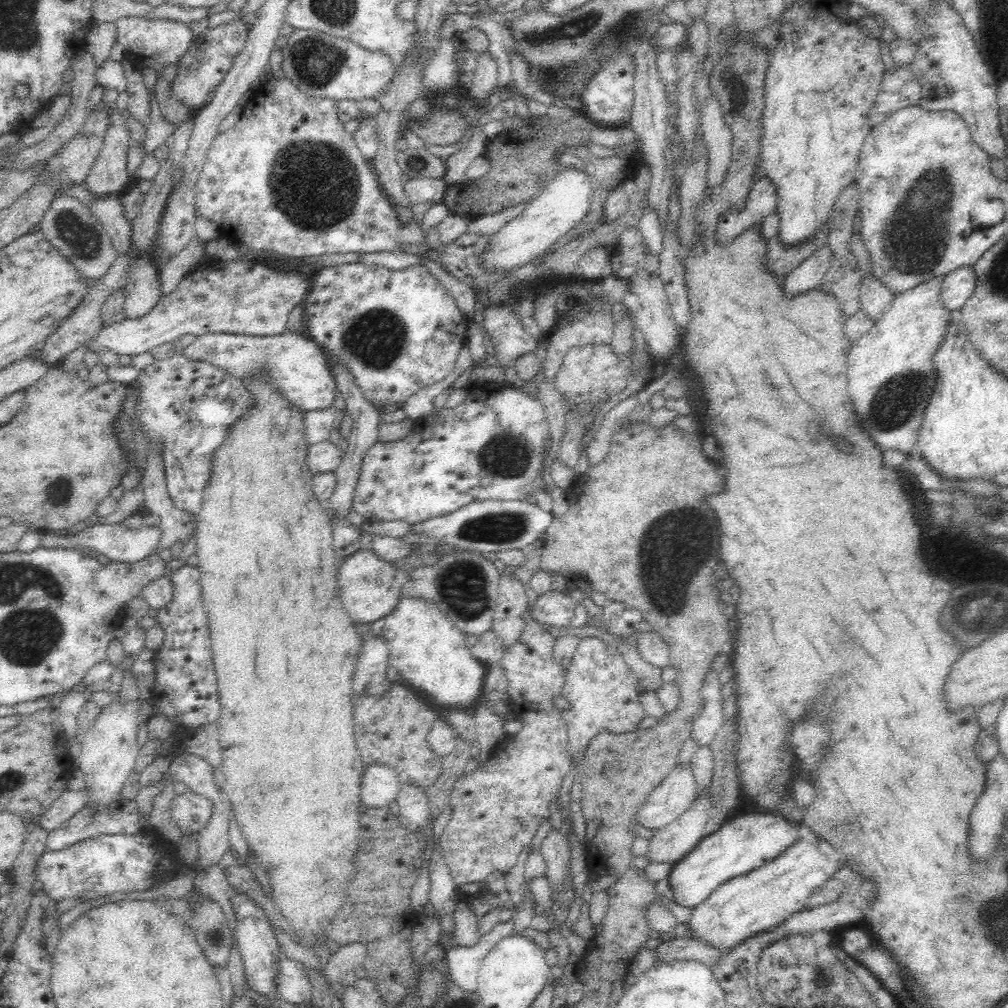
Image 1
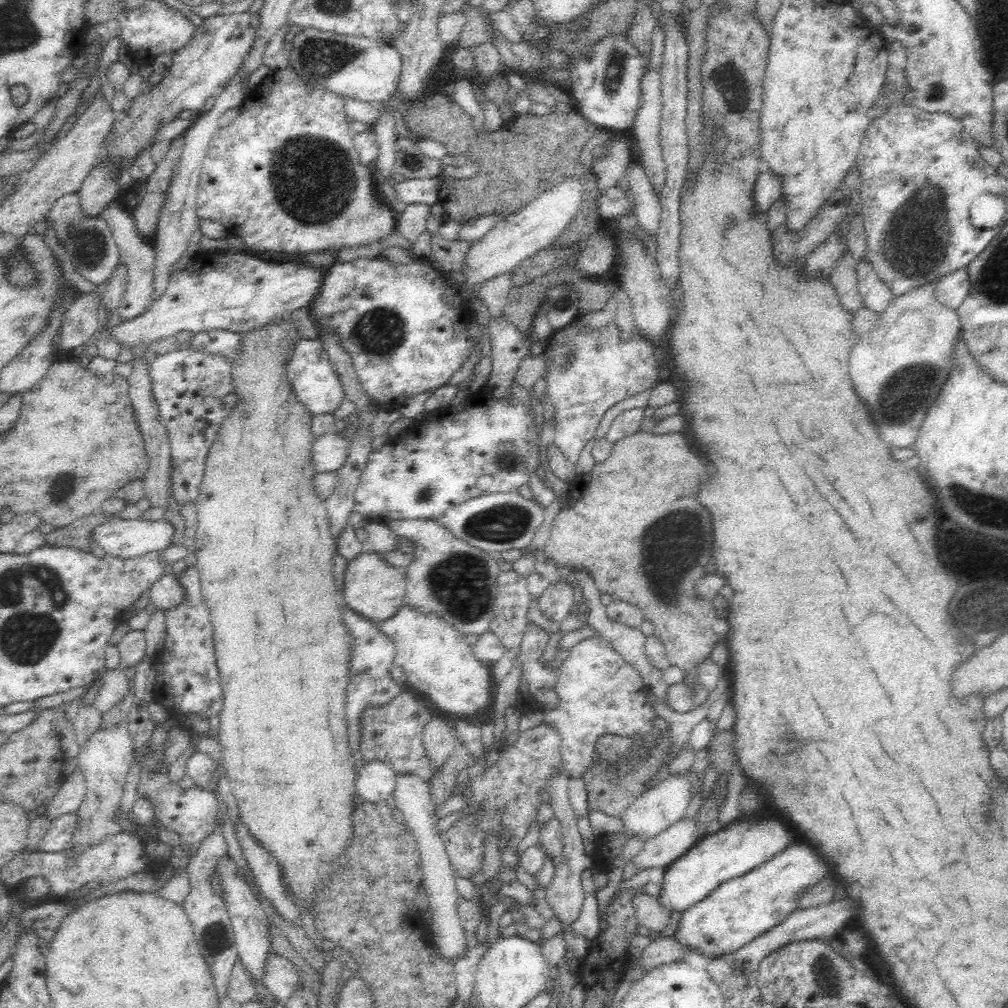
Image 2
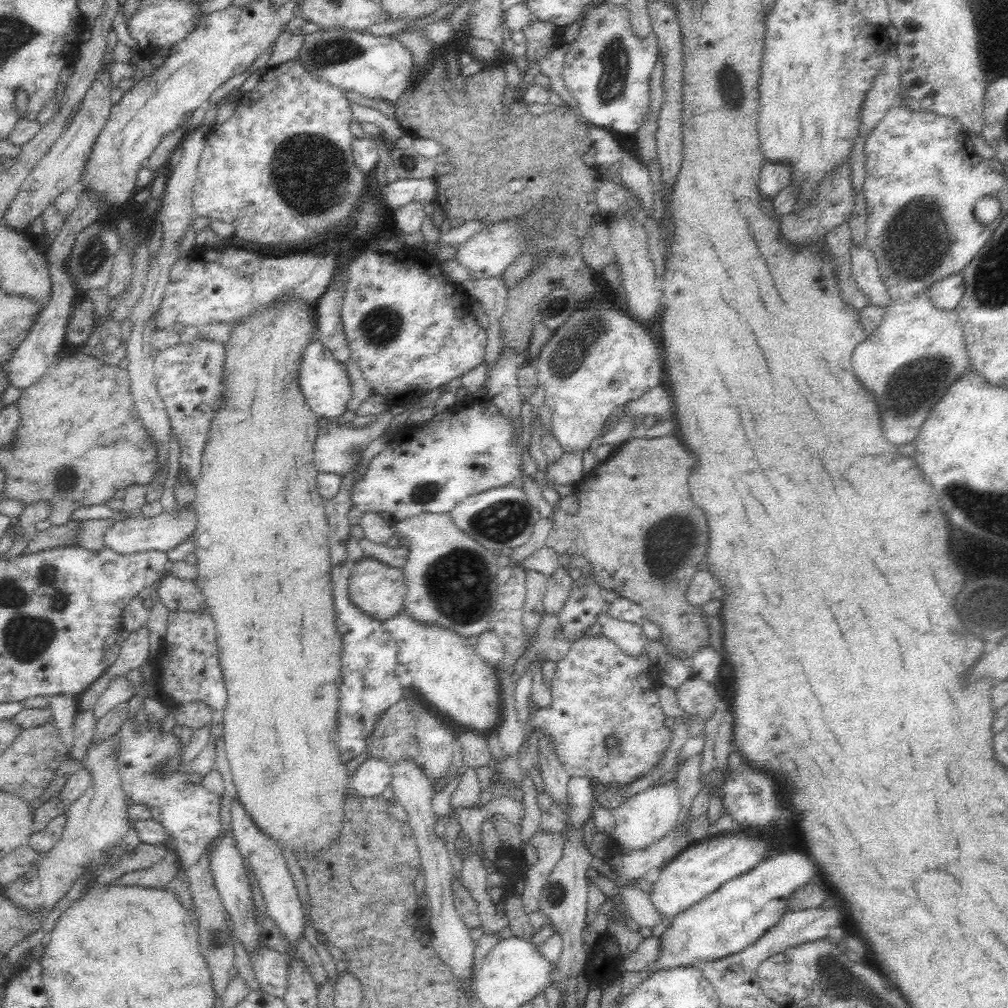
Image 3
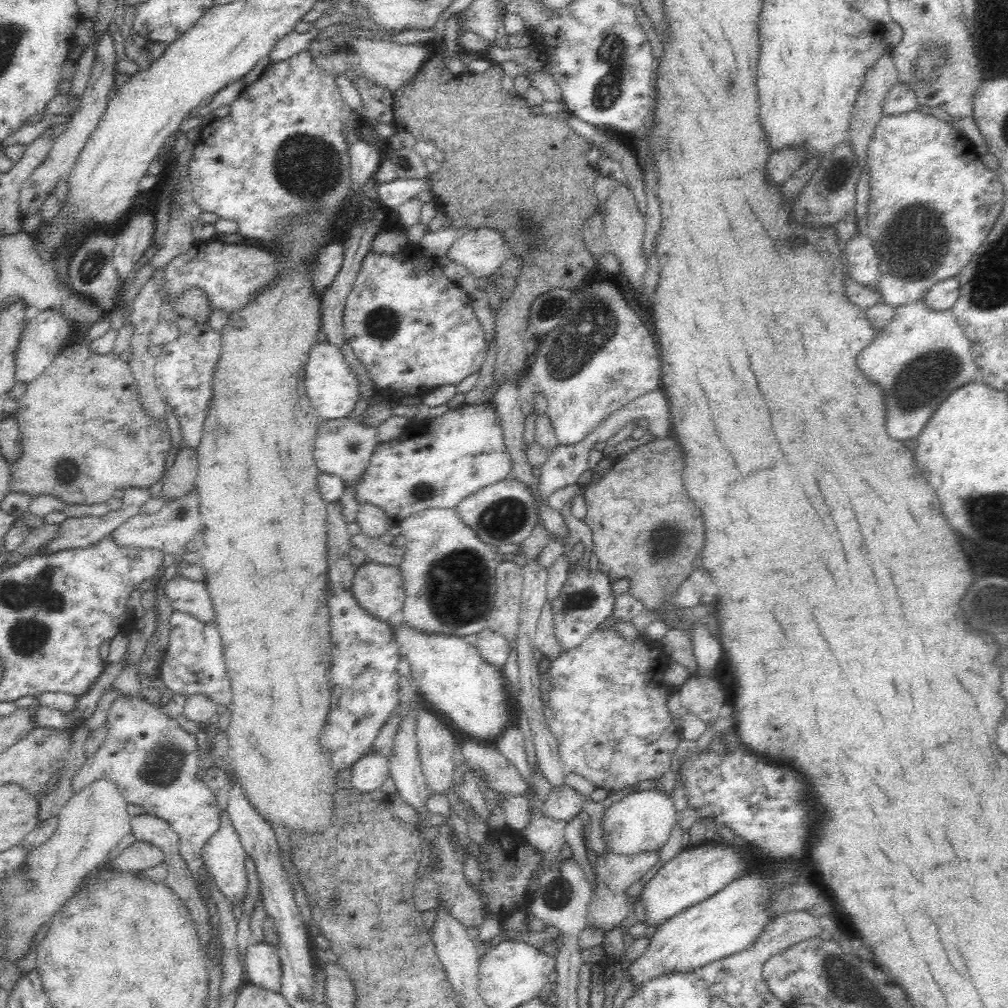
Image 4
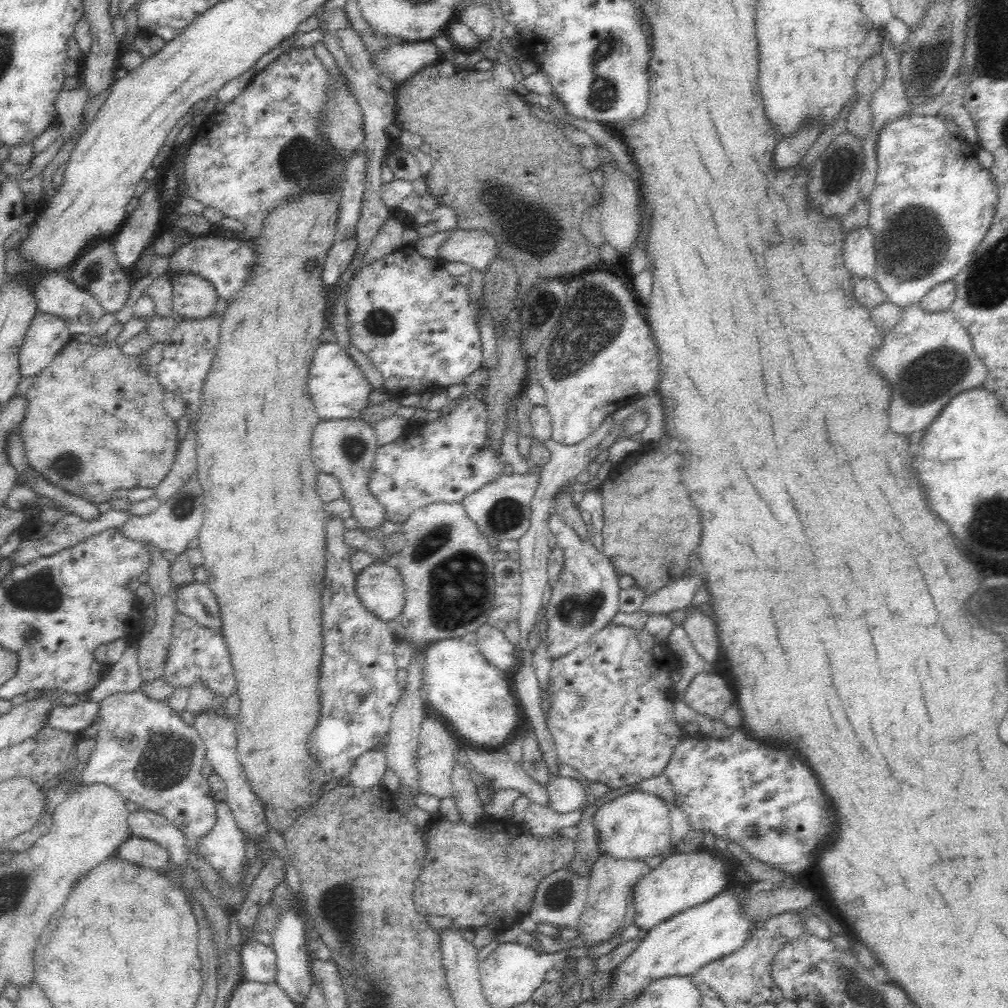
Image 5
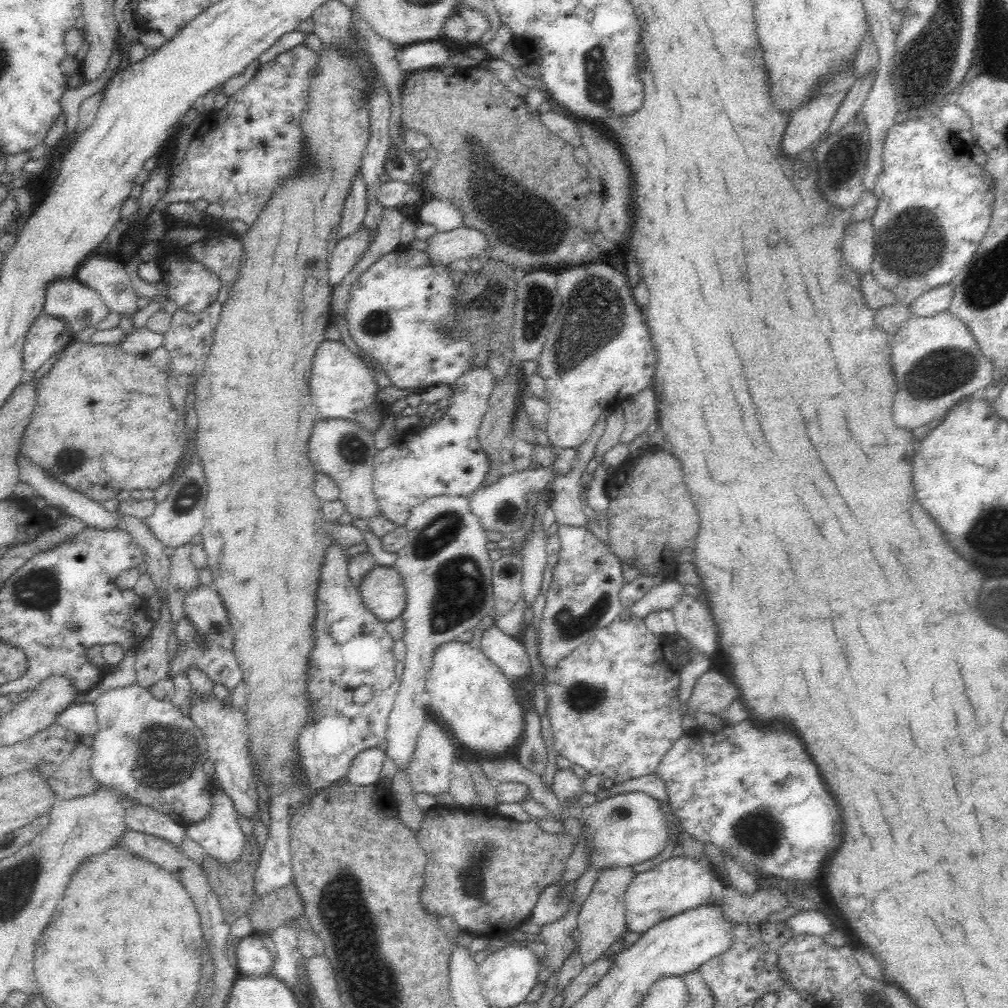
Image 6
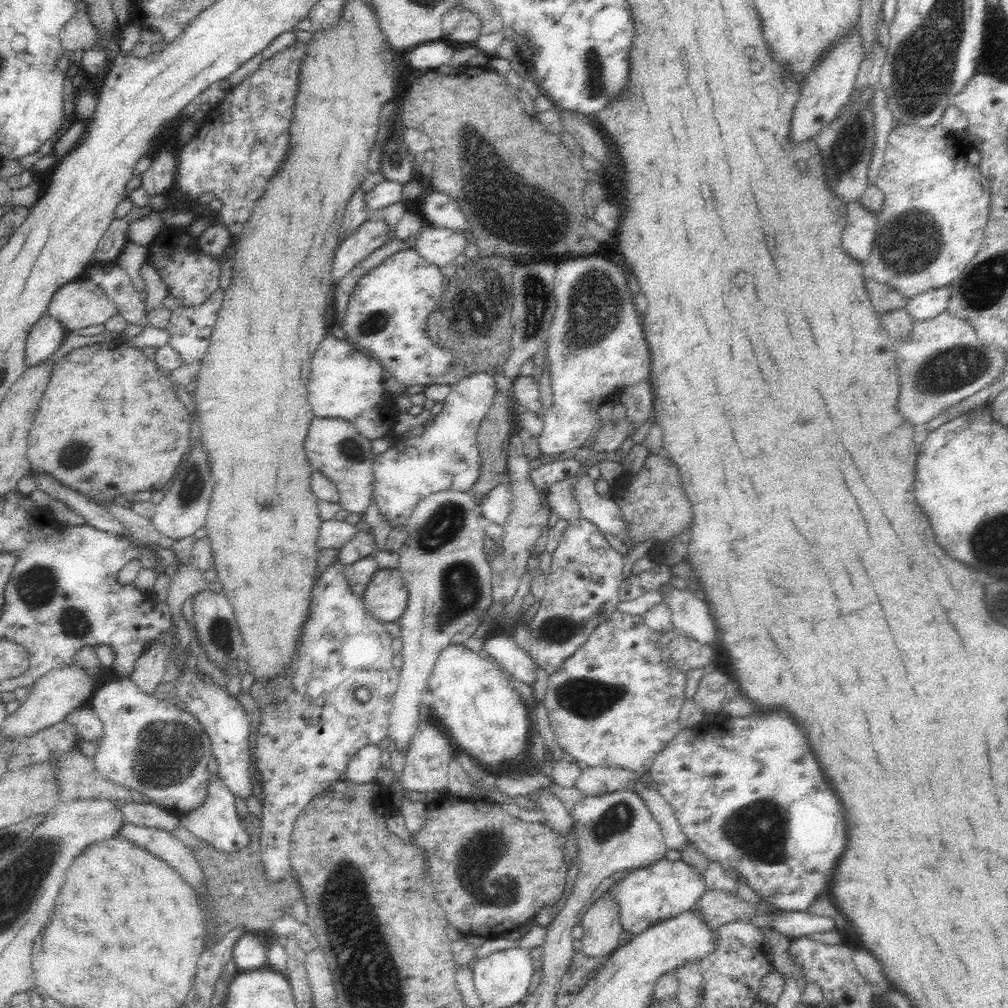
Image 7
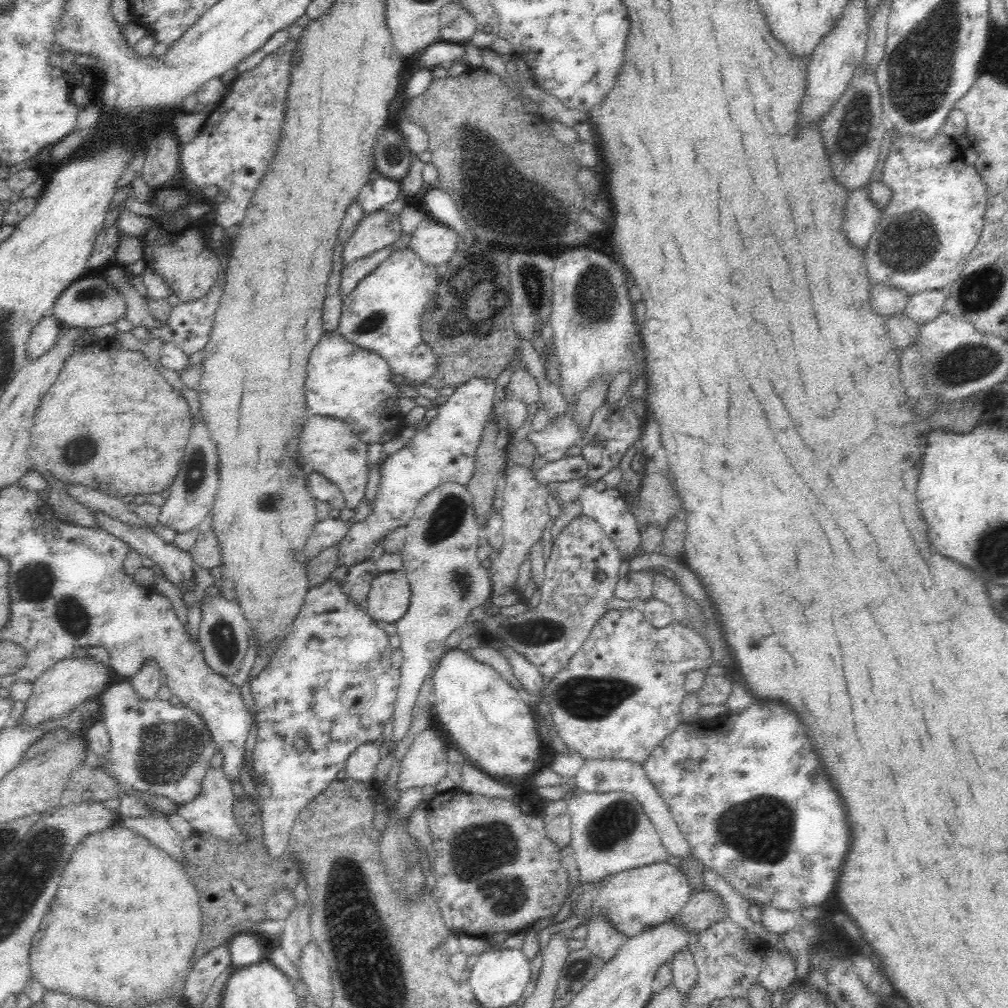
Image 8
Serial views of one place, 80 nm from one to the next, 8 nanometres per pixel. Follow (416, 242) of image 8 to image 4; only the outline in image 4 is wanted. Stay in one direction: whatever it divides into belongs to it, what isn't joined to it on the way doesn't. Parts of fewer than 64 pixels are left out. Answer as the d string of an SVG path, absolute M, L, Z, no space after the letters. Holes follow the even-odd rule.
M489 227L472 229L452 244L445 256L445 262L457 267L463 266L472 276L490 277L508 257L513 256L507 244L508 240L496 229Z

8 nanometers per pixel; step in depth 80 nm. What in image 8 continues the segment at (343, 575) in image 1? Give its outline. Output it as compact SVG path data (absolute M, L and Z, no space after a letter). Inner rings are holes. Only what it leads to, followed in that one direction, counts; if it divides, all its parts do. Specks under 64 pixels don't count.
M401 571L377 573L364 600L365 611L374 620L395 623L408 610L411 590Z

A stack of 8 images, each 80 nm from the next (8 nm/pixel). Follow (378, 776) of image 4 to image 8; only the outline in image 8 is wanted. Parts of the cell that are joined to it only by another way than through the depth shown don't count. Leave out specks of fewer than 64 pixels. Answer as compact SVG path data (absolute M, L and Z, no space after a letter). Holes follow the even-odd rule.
M374 742L361 744L345 762L345 771L347 777L358 782L372 780L374 771L380 762L379 745Z

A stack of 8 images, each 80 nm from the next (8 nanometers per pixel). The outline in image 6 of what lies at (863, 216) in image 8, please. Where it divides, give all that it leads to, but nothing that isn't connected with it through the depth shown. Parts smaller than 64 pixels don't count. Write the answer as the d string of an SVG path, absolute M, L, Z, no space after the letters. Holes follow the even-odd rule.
M871 219L847 223L842 254L848 267L862 275L871 272L875 251L875 232Z

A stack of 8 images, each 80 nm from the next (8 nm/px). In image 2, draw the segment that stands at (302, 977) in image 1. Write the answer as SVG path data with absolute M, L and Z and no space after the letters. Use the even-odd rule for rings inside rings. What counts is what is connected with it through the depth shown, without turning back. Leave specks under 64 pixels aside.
M270 953L267 960L266 974L262 981L264 986L285 1005L296 991L303 988L302 978L290 960L284 956Z

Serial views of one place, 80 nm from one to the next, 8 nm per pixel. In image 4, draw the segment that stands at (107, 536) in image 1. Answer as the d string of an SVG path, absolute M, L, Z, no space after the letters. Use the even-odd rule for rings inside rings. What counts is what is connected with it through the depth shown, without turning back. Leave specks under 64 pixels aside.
M196 488L184 498L172 499L158 511L152 514L141 512L132 516L112 530L110 537L120 548L153 548L168 555L172 554L176 563L183 561L184 546L191 543L201 528L199 497Z

